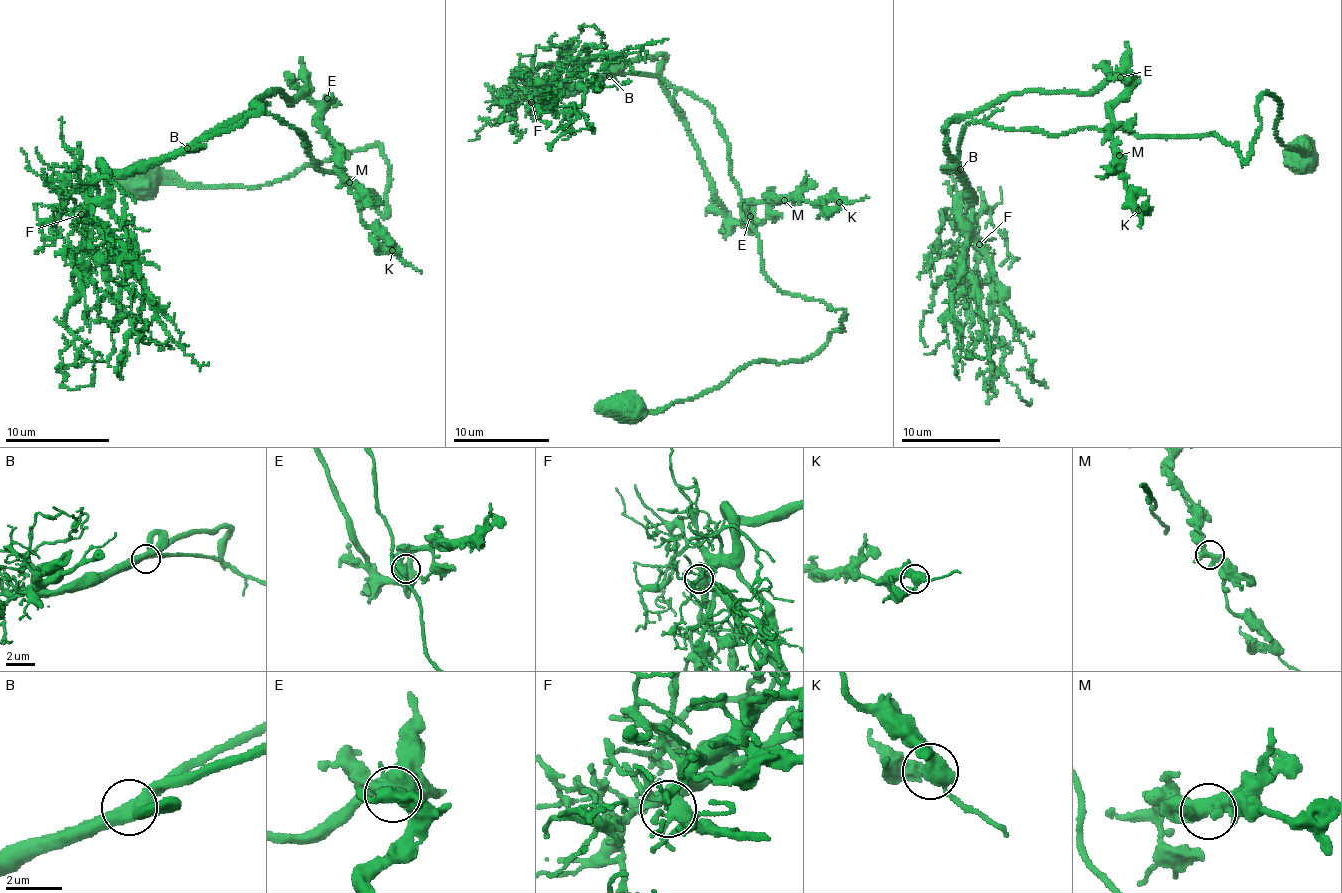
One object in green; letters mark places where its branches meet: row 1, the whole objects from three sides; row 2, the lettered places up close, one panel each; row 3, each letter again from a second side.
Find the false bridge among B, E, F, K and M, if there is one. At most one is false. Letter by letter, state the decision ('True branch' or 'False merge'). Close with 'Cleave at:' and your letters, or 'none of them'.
B: True branch
E: True branch
F: True branch
K: True branch
M: True branch
Cleave at: none of them

